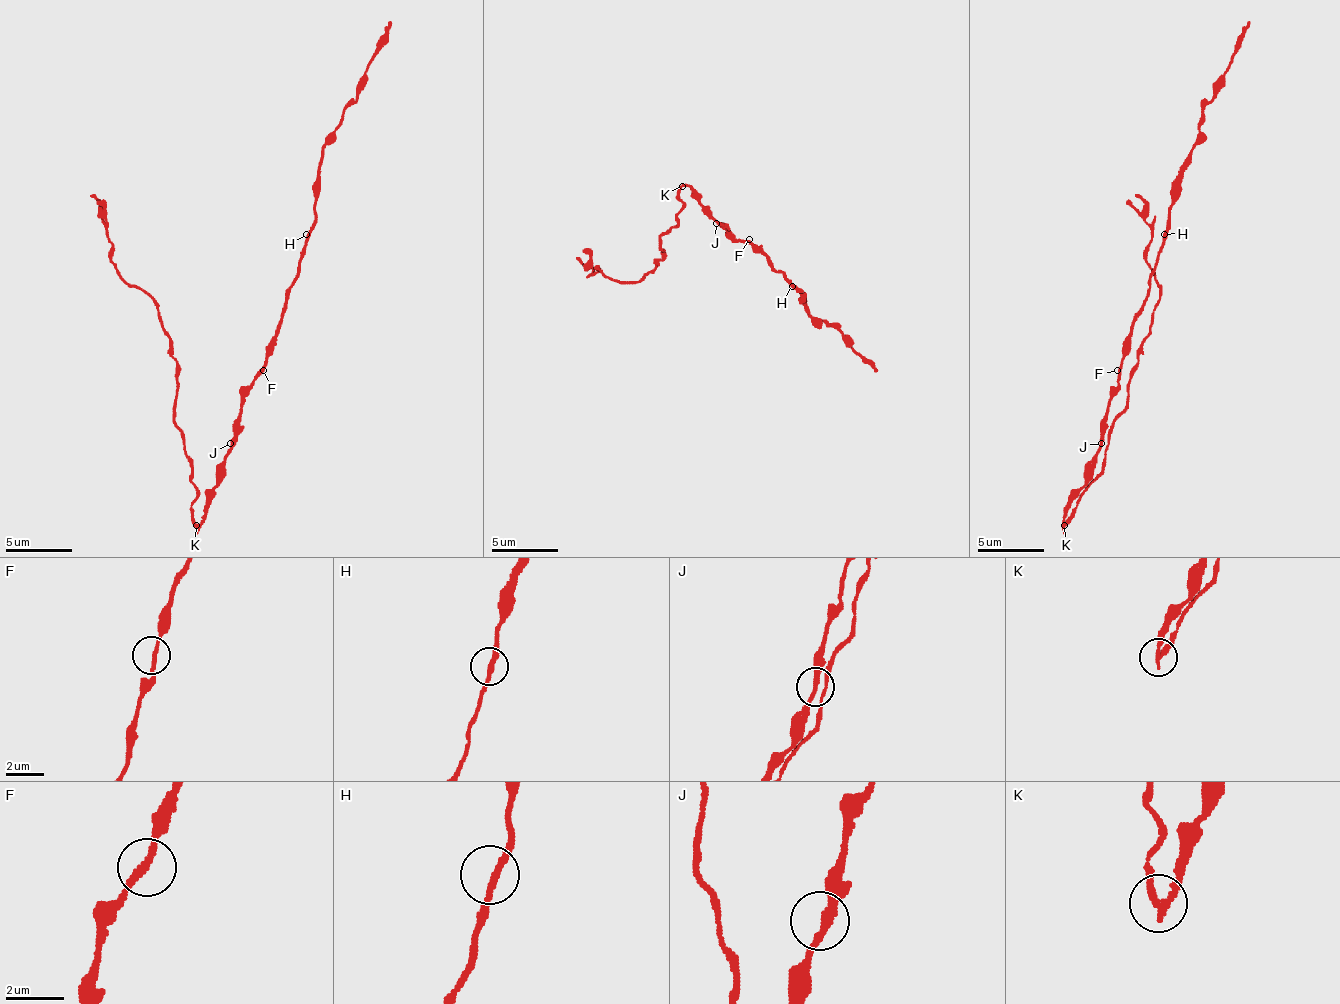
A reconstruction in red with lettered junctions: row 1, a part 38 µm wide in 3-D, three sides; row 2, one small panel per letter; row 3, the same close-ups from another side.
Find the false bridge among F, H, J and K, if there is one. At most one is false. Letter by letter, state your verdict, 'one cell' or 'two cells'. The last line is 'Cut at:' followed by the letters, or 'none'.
F: one cell
H: one cell
J: one cell
K: two cells
Cut at: K

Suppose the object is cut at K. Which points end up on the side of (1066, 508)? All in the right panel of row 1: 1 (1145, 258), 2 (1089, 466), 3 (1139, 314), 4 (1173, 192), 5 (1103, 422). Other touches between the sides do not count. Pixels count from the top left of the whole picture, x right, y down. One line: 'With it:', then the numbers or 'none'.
With it: 2, 3, 4, 5

